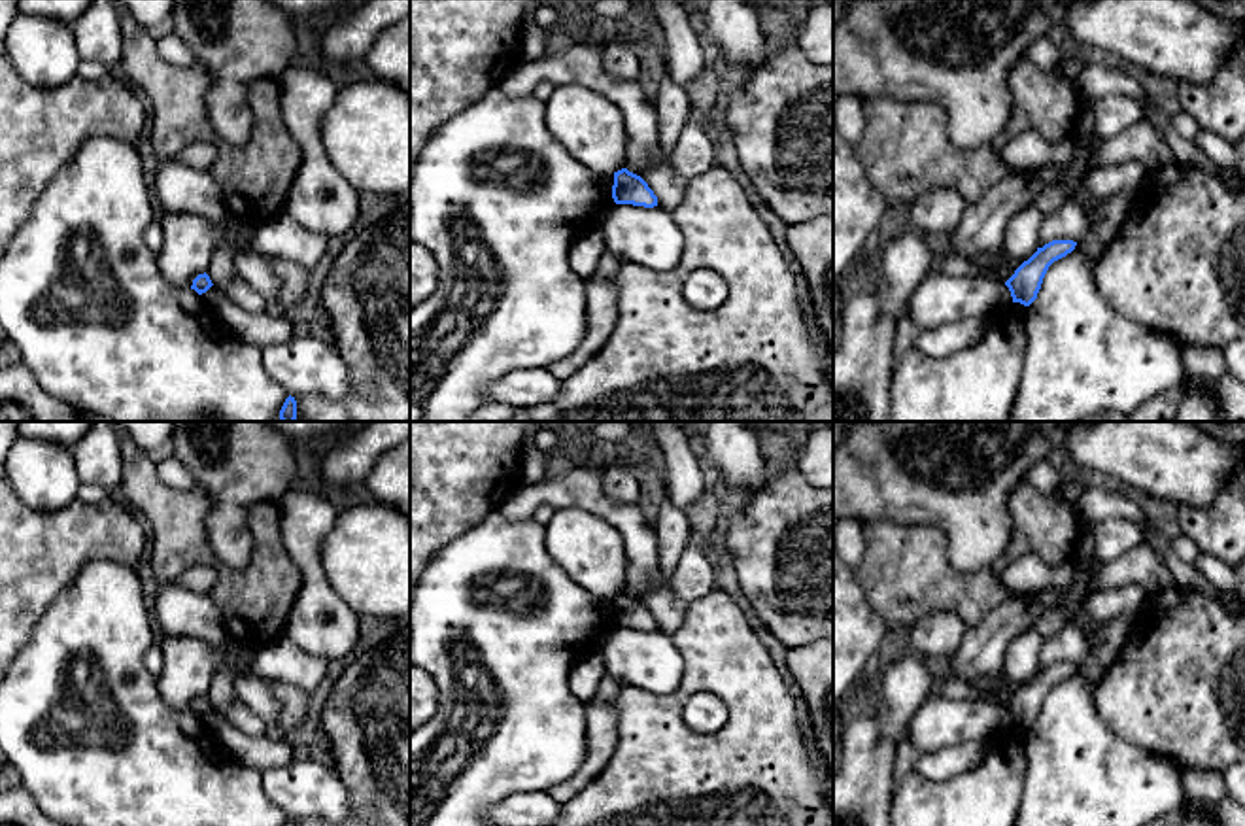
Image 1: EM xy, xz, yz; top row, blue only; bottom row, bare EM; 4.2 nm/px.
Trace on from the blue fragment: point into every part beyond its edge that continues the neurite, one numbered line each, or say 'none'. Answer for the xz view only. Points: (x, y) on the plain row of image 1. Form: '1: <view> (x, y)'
none

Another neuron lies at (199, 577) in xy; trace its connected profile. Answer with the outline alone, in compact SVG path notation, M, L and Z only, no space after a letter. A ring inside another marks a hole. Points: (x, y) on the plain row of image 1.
M193 565L193 567L187 567L172 582L176 582L183 588L189 588L189 590L208 594L212 590L212 586L215 584L215 580L217 580L217 573L215 573L213 567L210 567L210 565Z

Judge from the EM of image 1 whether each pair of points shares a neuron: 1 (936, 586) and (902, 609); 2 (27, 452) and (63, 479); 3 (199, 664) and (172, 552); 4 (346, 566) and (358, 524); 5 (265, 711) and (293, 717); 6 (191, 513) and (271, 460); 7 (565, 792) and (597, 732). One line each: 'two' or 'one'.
1: one
2: one
3: two
4: one
5: two
6: two
7: one

